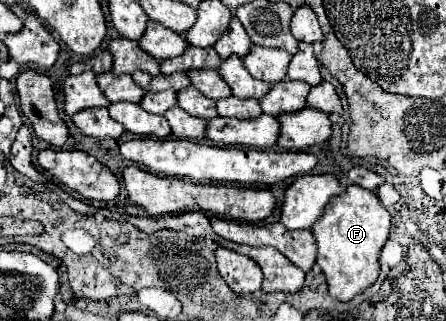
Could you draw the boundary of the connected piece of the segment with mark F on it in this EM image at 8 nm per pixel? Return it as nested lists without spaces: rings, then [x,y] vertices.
[[[347,186],[347,190],[339,196],[333,196],[325,208],[325,216],[321,216],[311,232],[315,236],[315,244],[317,244],[317,264],[323,270],[325,278],[327,278],[327,286],[329,286],[329,294],[335,300],[347,302],[351,300],[355,294],[359,294],[361,290],[365,290],[367,286],[371,286],[377,276],[379,276],[379,252],[383,248],[383,244],[389,238],[389,212],[385,208],[381,208],[379,198],[375,192],[365,190],[361,186]]]

